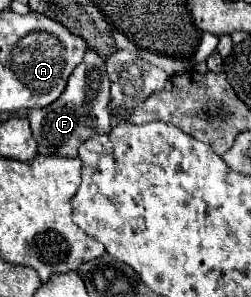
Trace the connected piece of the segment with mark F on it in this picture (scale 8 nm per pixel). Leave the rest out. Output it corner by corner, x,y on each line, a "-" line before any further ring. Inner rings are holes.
88,48
82,64
74,68
66,92
62,92
62,96
54,104
28,112
28,120
34,138
38,142
38,154
72,156
72,158
78,156
78,146
84,140
88,140
96,132
100,134
110,132
112,124
110,124
108,102
110,102
110,80
108,80
104,58
96,50

